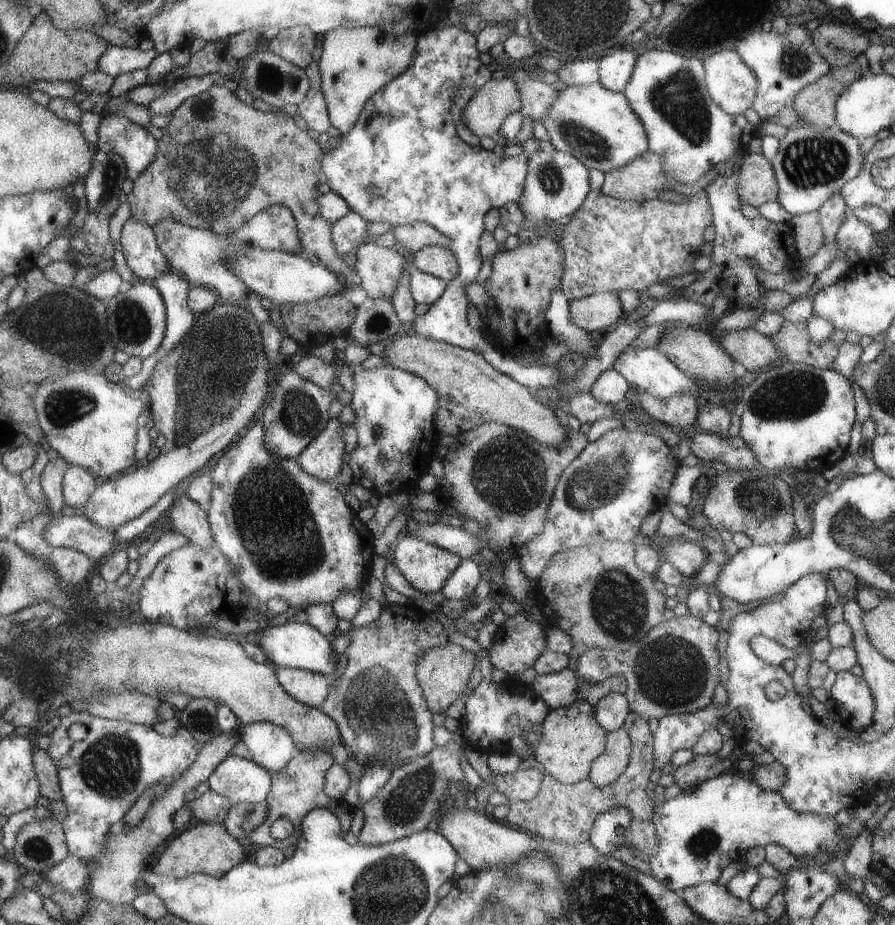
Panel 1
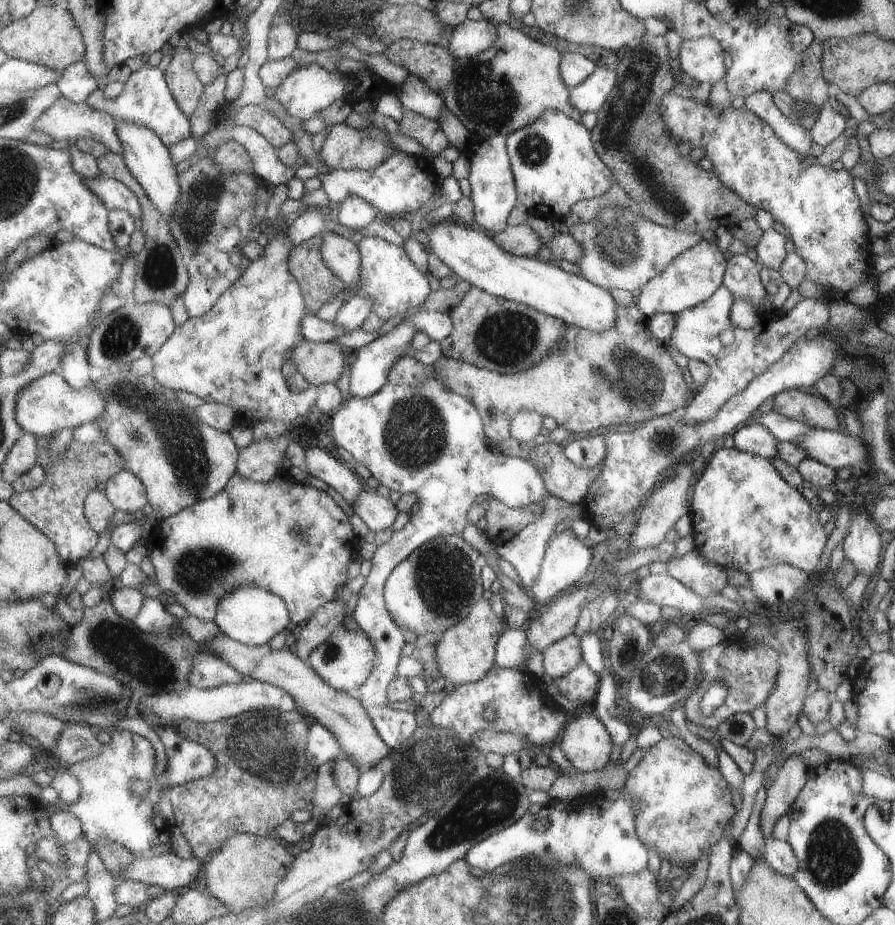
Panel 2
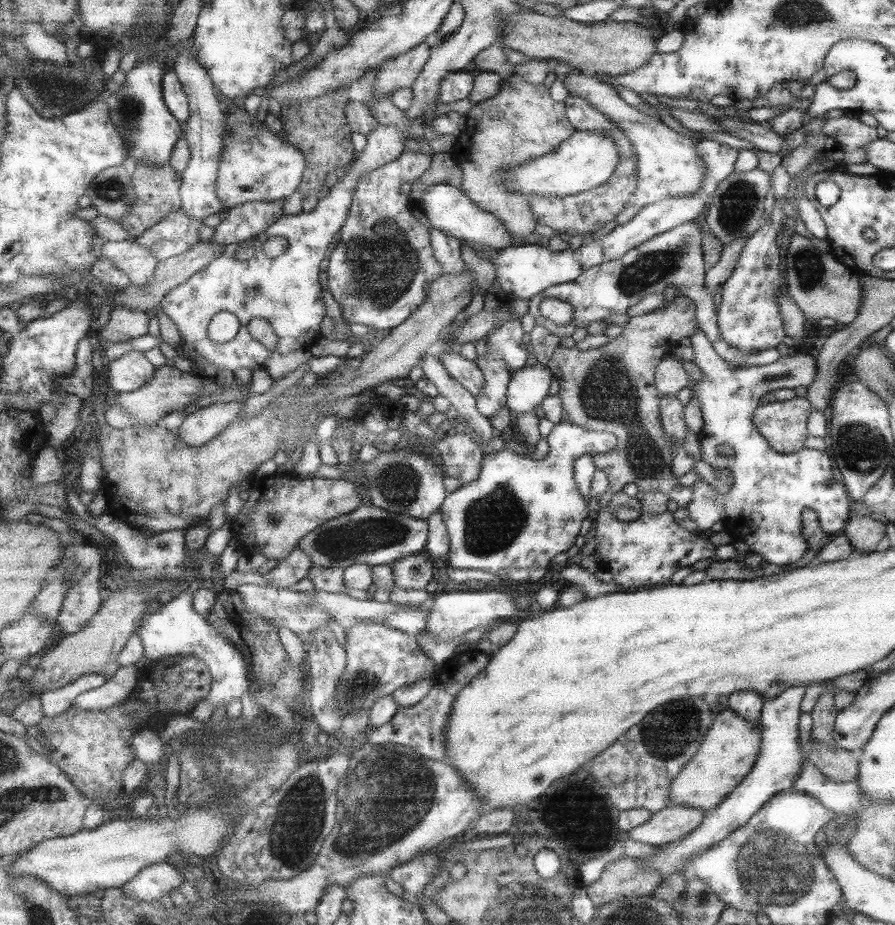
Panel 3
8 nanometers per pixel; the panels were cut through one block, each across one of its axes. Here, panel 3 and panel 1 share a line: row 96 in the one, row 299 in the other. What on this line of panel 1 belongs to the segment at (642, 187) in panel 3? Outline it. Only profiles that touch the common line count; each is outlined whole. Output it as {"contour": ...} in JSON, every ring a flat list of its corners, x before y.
{"contour":[[615,291,593,293,568,302,571,322,590,334,606,332,622,314,622,304]]}

